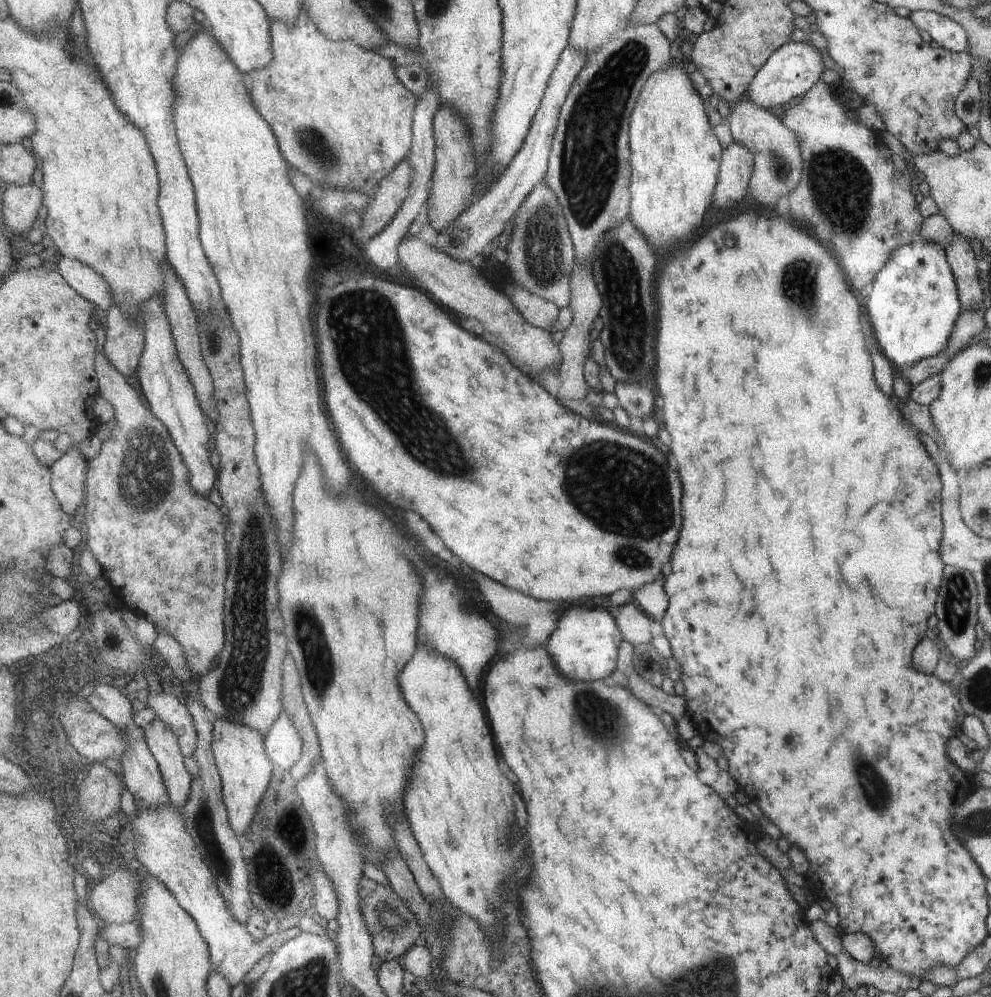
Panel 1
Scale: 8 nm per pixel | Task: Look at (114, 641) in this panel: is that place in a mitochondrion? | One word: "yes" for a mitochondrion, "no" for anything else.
yes

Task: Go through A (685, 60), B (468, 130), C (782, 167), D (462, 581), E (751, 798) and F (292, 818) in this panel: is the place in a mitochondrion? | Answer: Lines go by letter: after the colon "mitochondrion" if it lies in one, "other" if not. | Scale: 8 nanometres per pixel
A: other
B: other
C: mitochondrion
D: other
E: other
F: mitochondrion

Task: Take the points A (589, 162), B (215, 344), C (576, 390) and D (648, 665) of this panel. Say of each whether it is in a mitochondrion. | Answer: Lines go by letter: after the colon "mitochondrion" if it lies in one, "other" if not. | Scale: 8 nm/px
A: mitochondrion
B: mitochondrion
C: other
D: other

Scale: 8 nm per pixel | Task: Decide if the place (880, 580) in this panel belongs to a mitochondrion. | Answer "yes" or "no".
no

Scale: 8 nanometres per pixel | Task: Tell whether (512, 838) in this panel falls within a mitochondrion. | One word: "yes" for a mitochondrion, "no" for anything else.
no

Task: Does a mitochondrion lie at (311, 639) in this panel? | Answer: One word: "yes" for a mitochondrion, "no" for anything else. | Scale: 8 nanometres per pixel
yes

